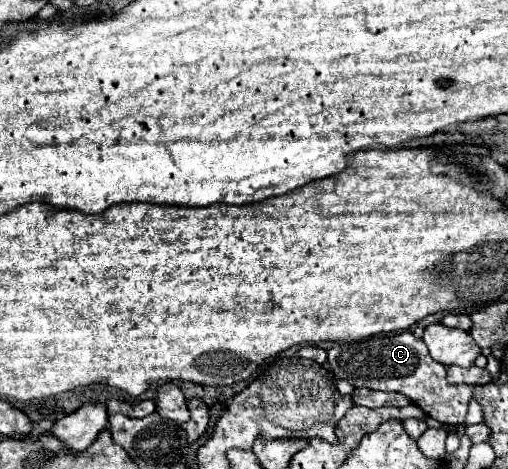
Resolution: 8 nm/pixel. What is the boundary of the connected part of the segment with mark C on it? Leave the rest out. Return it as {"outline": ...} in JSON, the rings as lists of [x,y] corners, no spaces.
{"outline":[[[386,333],[356,341],[352,345],[334,345],[328,349],[328,363],[338,379],[344,379],[354,387],[402,393],[436,421],[460,423],[466,419],[466,409],[474,387],[448,383],[446,367],[434,361],[426,343],[412,333]]]}

